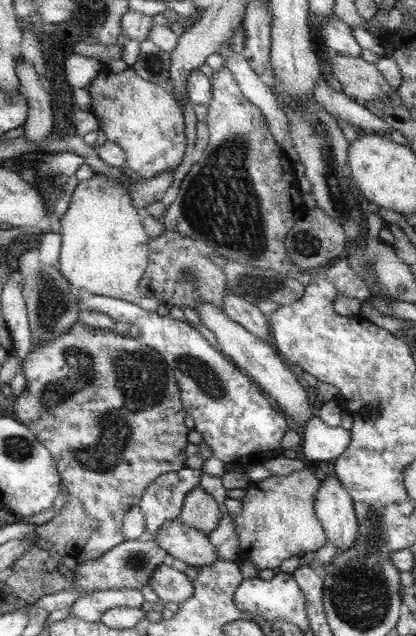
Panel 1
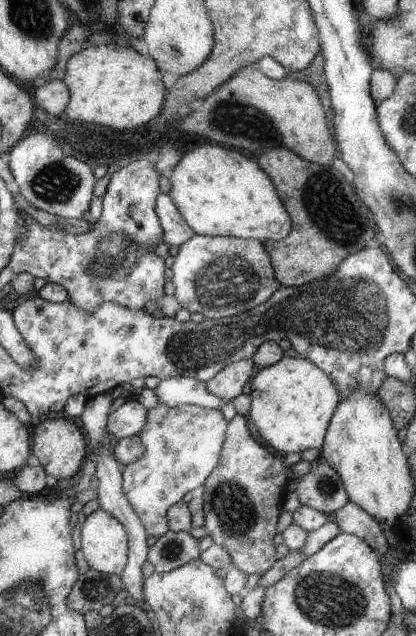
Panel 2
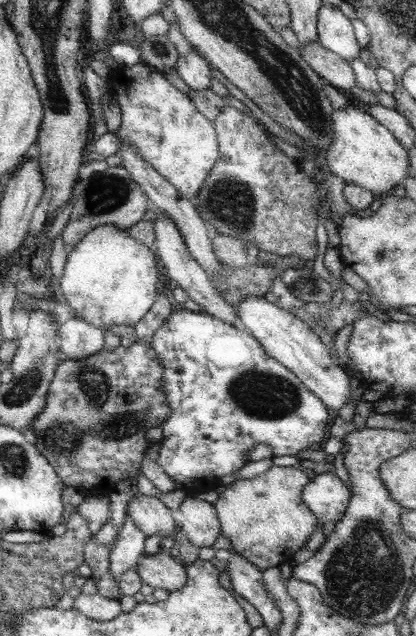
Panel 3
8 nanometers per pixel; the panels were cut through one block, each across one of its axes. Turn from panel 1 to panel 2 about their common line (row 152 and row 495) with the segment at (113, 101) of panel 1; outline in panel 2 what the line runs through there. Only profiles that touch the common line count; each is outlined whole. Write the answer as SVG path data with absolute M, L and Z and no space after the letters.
M157 404L155 408L147 410L147 426L139 434L141 442L145 444L145 454L137 462L121 468L121 488L127 496L131 508L137 512L143 528L147 530L147 536L163 538L163 534L169 532L167 522L167 510L181 502L181 498L191 492L193 488L207 482L211 472L221 460L221 450L225 444L227 434L227 422L223 420L223 414L219 410L205 410L201 406L179 406L169 408L165 404Z

